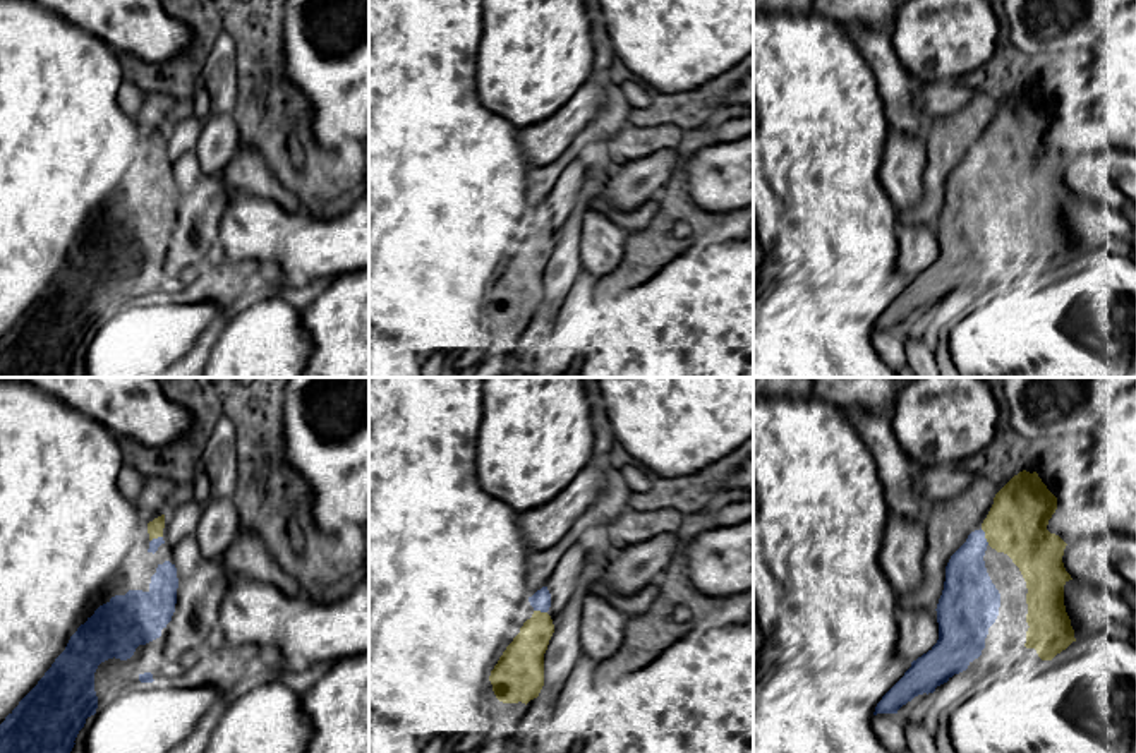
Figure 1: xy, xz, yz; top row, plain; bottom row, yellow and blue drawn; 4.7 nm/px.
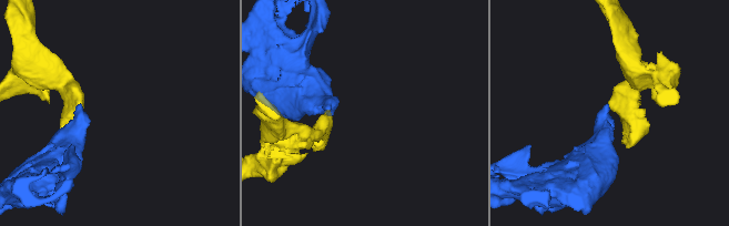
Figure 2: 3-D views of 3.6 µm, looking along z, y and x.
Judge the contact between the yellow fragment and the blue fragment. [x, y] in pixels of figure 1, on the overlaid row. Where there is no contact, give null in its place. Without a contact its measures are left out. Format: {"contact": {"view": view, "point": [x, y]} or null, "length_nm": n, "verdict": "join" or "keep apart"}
{"contact": {"view": "yz", "point": [985, 537]}, "length_nm": 90, "verdict": "join"}

